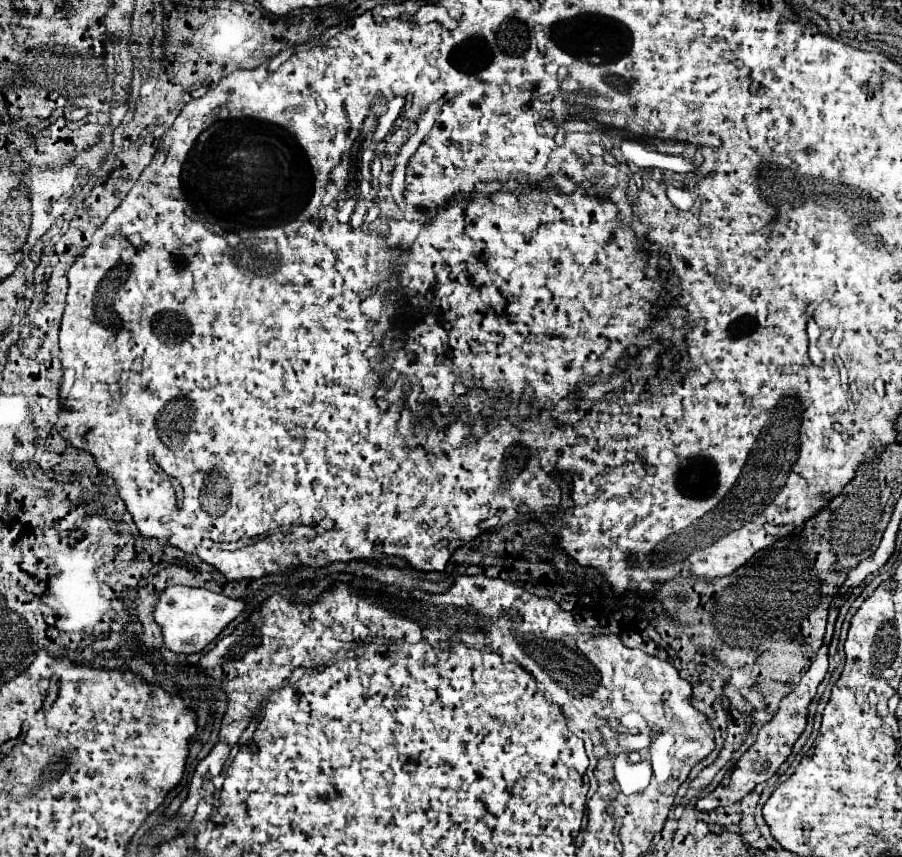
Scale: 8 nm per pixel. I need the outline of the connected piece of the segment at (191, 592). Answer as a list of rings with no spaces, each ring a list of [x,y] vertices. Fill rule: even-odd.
[[[172,586],[158,596],[154,618],[162,628],[166,646],[172,652],[192,654],[192,652],[202,652],[202,648],[208,646],[224,628],[228,628],[228,624],[244,610],[246,604],[242,600],[234,600],[224,594],[210,592],[206,588]]]

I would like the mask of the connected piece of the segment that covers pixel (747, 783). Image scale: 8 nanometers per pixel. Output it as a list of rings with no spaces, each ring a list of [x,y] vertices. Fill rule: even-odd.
[[[830,622],[828,632],[826,632],[826,636],[824,636],[824,644],[822,644],[820,650],[816,652],[816,658],[814,658],[814,662],[810,664],[810,668],[806,670],[806,674],[802,676],[802,680],[794,686],[794,690],[792,690],[788,696],[782,698],[782,702],[780,702],[780,706],[778,706],[774,718],[760,728],[760,732],[758,732],[758,736],[756,736],[756,742],[754,742],[754,744],[742,754],[742,758],[736,762],[734,772],[730,774],[730,782],[728,782],[728,784],[722,784],[722,786],[716,788],[716,790],[712,790],[708,796],[700,798],[700,800],[694,804],[694,808],[696,808],[698,812],[710,812],[710,810],[716,810],[718,806],[732,806],[734,802],[738,802],[738,800],[742,800],[746,794],[750,794],[760,782],[770,780],[770,778],[778,772],[778,768],[788,760],[794,742],[800,738],[800,734],[802,734],[804,728],[806,728],[808,706],[810,706],[812,698],[816,696],[816,688],[820,686],[820,682],[822,682],[824,676],[826,676],[826,670],[828,670],[828,644],[830,644],[830,640],[832,640],[832,622]]]

